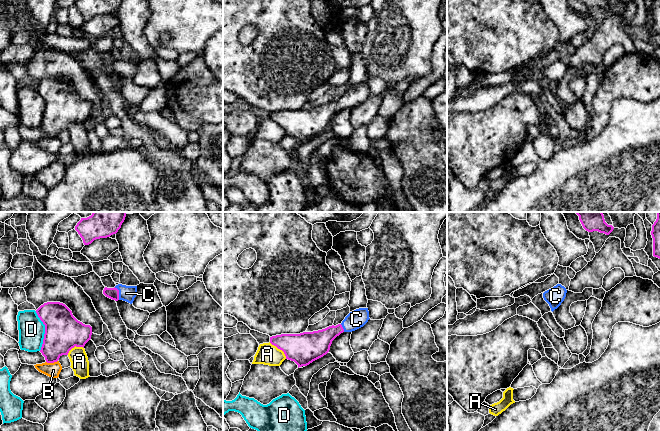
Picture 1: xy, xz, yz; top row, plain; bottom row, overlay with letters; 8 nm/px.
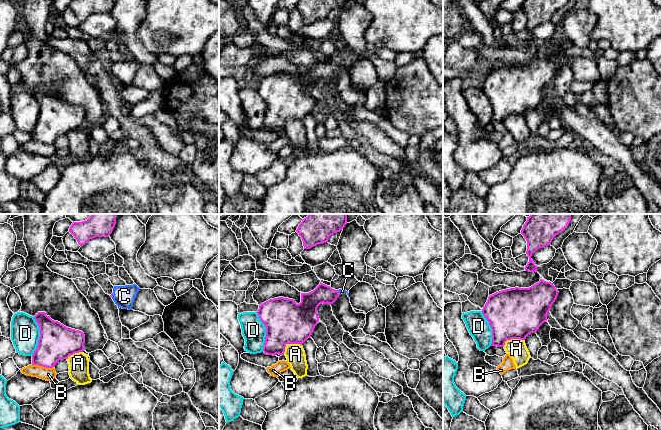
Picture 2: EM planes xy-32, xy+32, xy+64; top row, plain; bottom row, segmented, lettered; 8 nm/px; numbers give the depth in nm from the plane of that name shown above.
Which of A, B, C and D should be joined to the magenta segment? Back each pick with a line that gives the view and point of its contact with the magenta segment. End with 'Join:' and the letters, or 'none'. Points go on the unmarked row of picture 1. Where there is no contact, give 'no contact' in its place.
C: contact xy (118, 69)
Join: C

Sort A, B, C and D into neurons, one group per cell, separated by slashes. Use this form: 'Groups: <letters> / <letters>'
Groups: A / B / C / D

